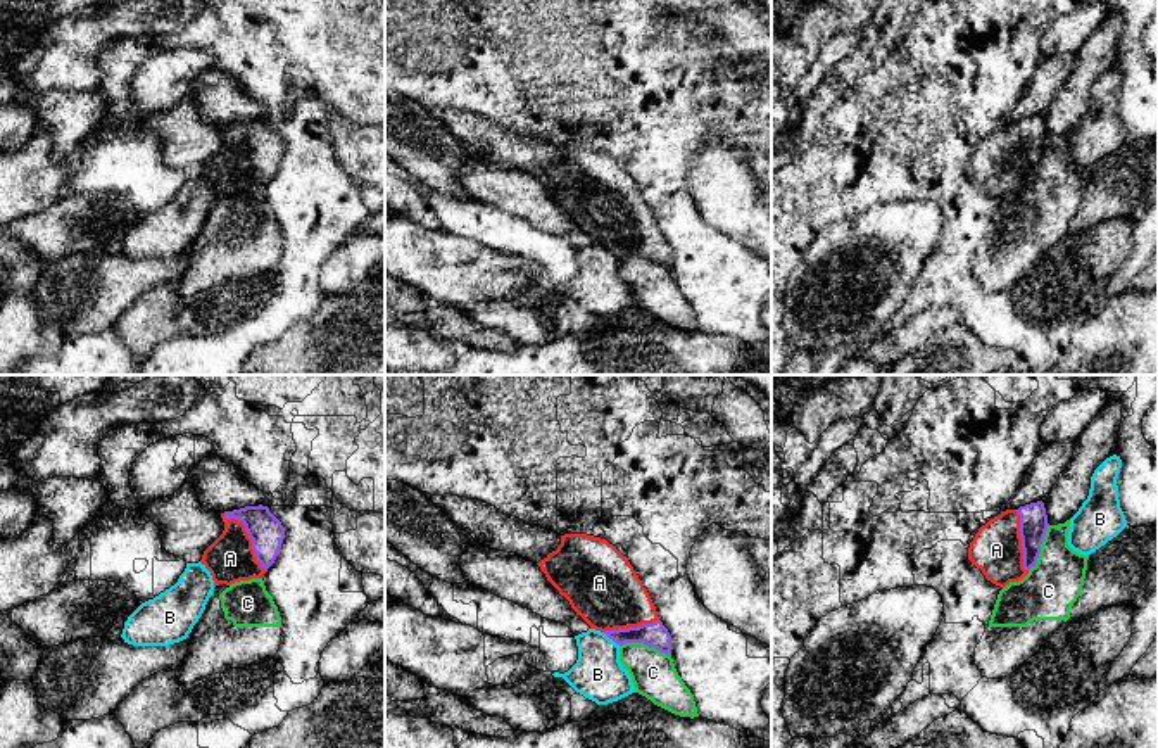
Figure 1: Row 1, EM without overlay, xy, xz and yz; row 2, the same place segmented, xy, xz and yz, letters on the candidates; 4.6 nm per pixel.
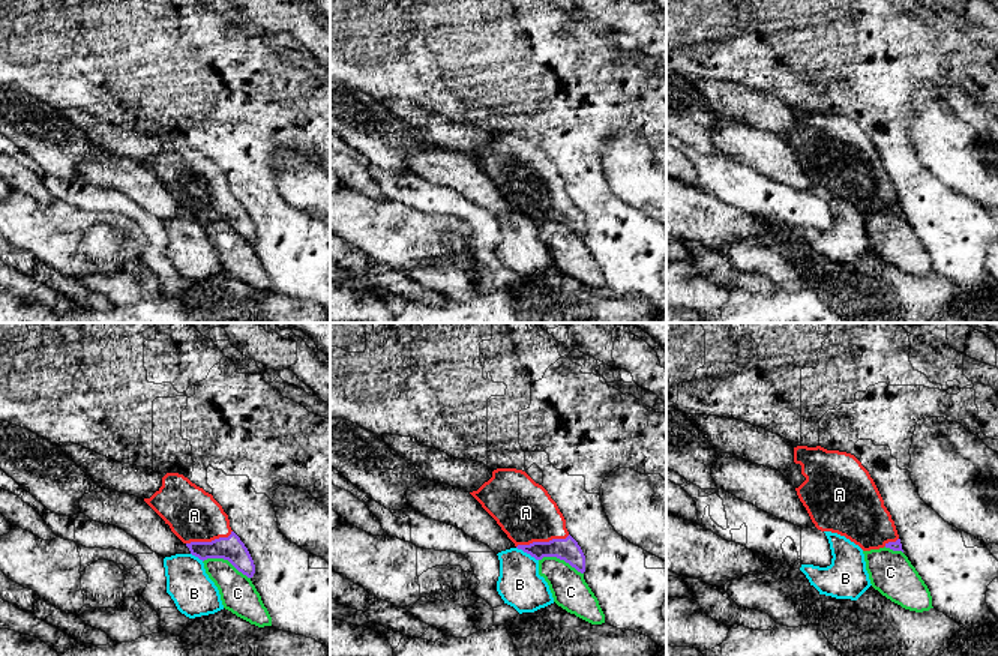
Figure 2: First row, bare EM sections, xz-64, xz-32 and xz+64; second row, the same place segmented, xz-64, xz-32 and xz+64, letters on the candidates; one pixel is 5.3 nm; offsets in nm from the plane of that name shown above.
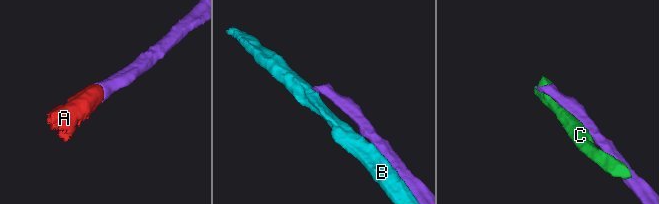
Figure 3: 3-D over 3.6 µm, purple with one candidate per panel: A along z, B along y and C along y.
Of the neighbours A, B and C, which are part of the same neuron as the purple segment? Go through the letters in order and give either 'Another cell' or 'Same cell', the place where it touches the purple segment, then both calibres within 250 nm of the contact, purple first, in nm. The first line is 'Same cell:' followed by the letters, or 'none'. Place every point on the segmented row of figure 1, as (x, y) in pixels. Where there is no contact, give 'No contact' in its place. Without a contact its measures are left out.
Same cell: A
A: Same cell. Touches purple at xy (249, 536). Thickness 160 nm (purple) against 220 nm
B: Another cell. Touches purple at xz (611, 638). Thickness 120 nm (purple) against 240 nm
C: Another cell. Touches purple at xz (646, 643). Thickness 120 nm (purple) against 200 nm

